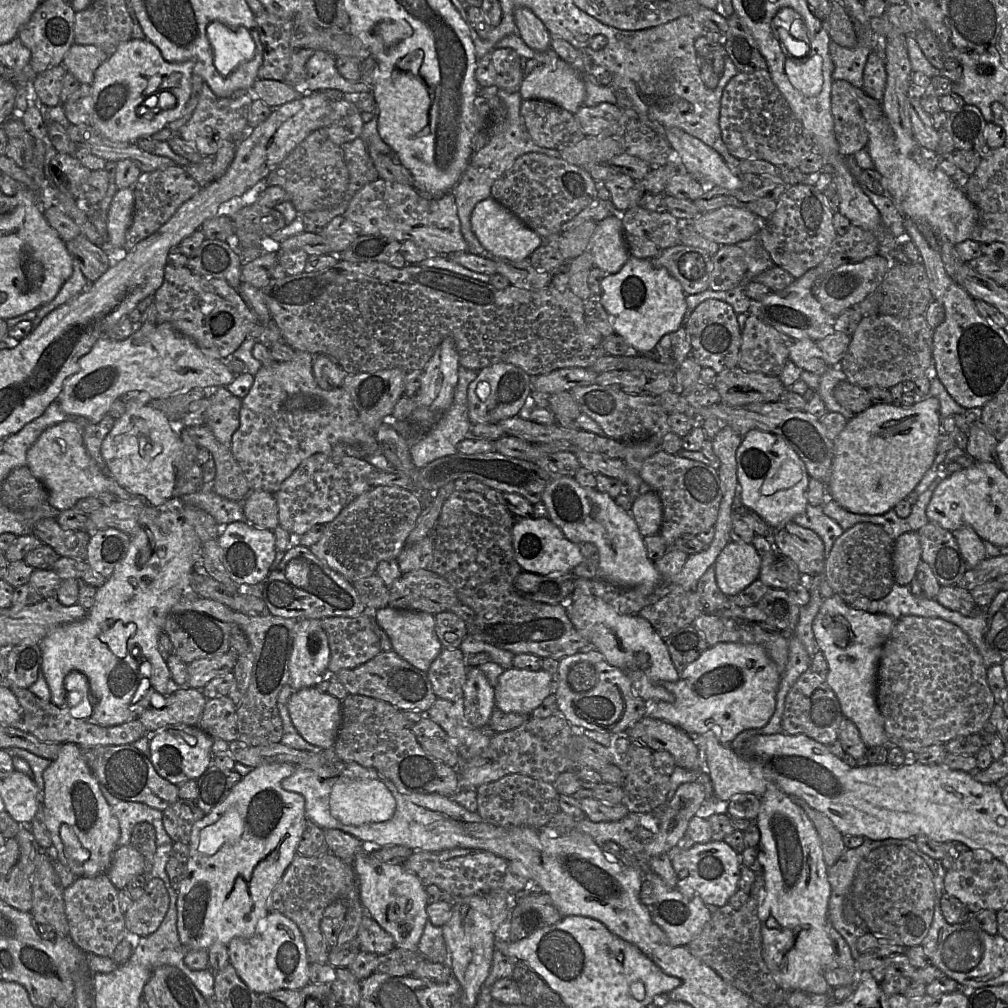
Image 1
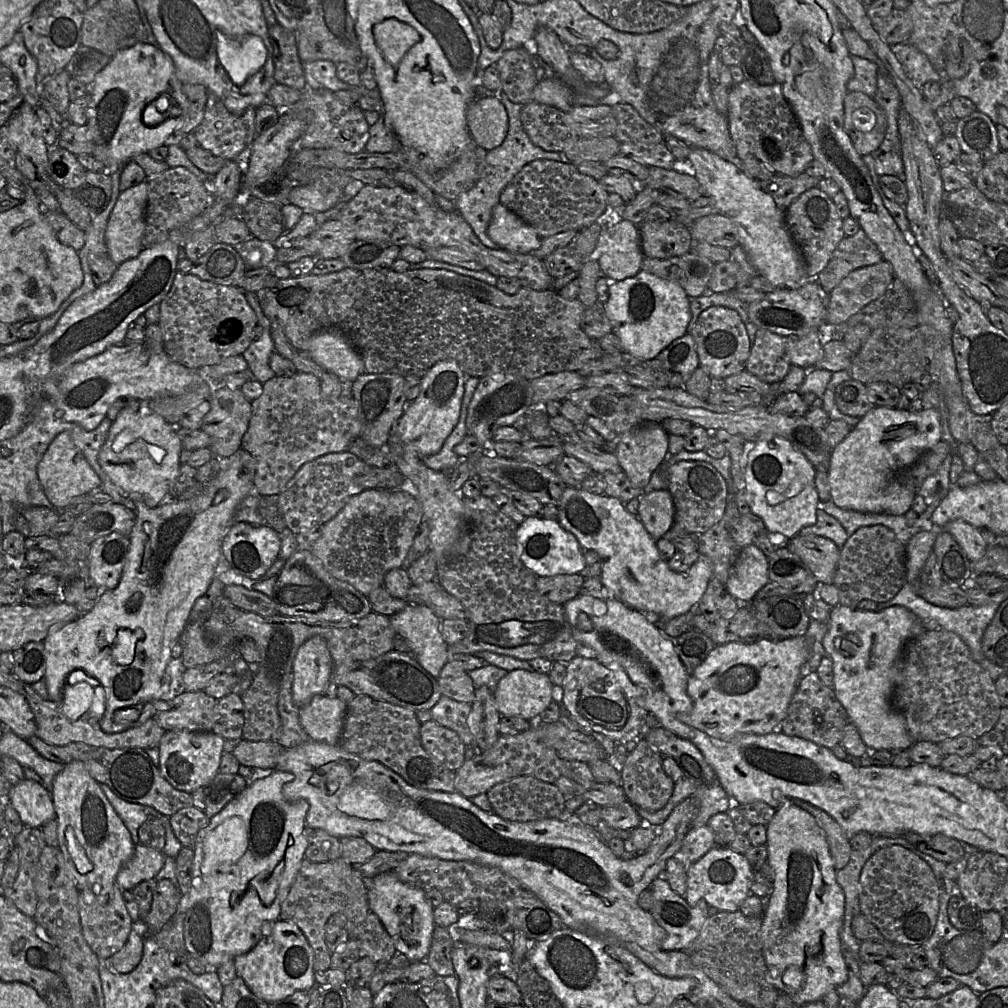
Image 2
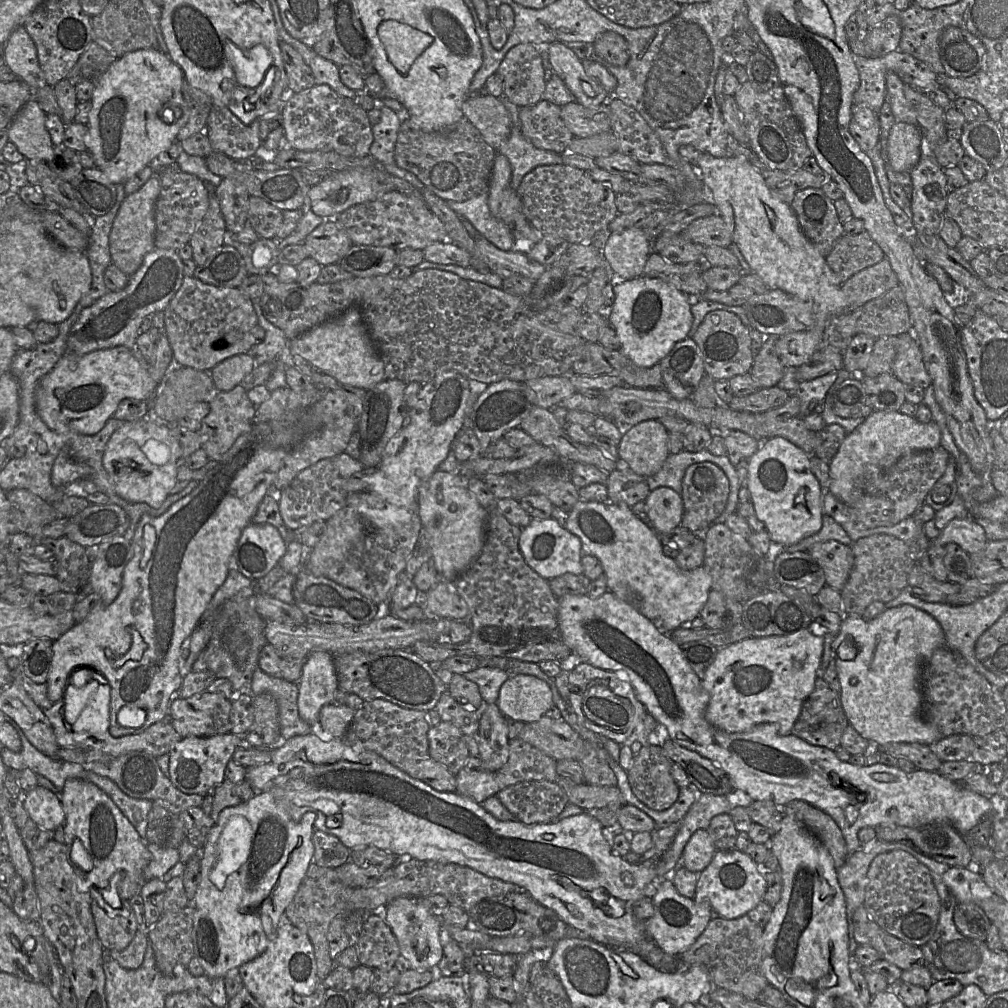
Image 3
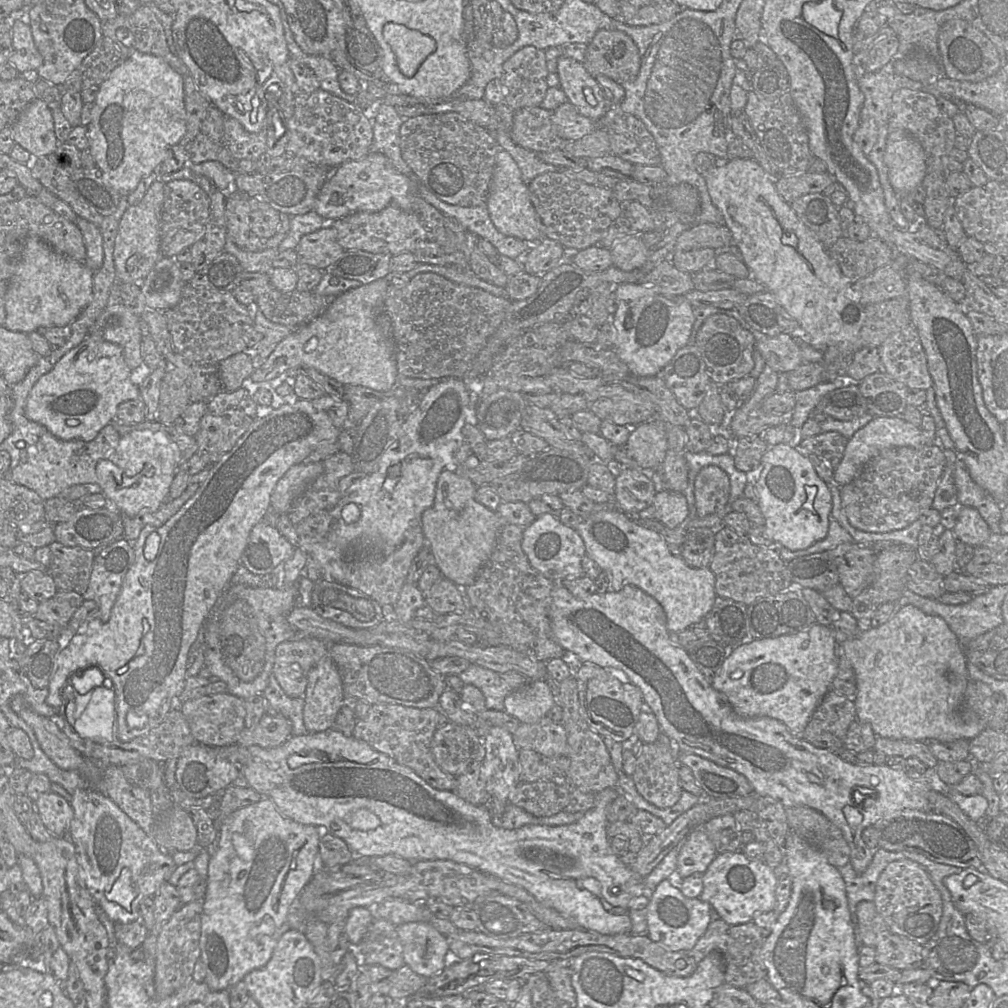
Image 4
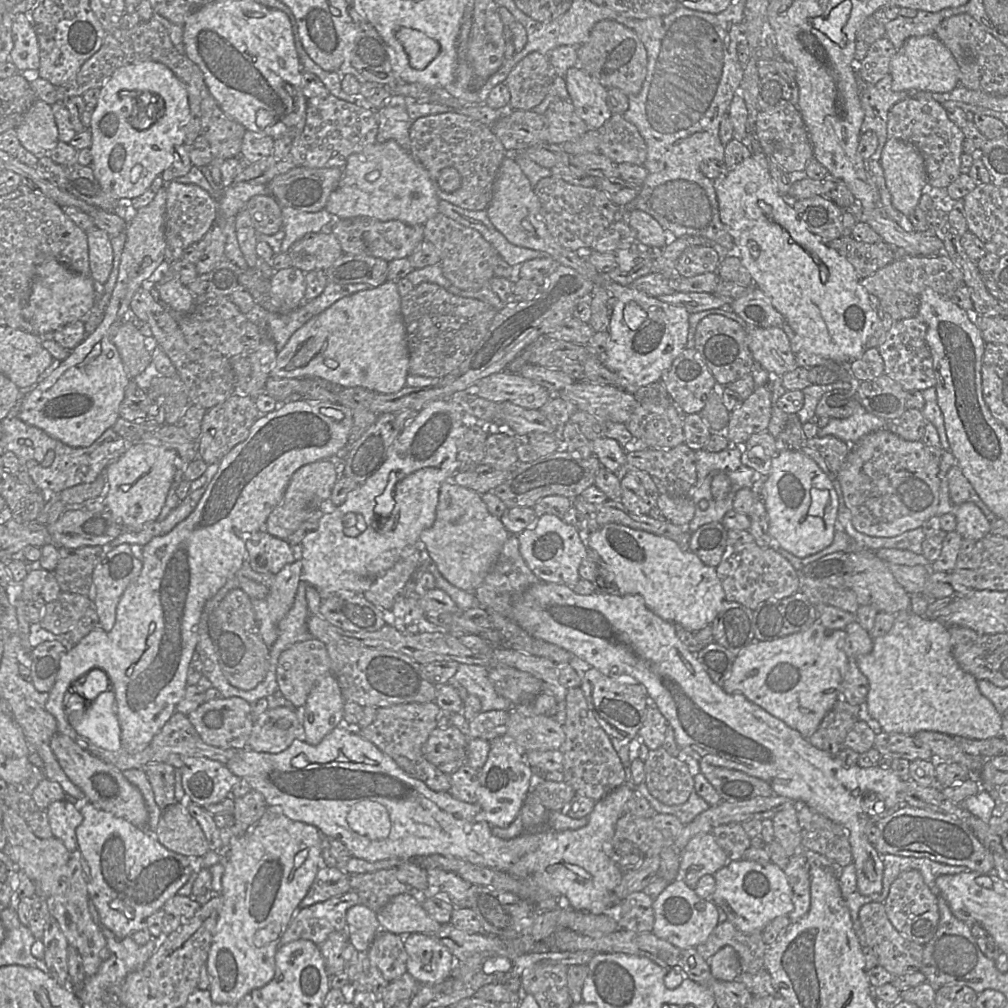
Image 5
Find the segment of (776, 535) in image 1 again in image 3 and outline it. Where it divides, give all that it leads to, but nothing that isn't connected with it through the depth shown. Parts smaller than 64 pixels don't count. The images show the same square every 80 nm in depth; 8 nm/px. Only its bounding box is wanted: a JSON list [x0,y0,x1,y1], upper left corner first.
[807,540,853,592]

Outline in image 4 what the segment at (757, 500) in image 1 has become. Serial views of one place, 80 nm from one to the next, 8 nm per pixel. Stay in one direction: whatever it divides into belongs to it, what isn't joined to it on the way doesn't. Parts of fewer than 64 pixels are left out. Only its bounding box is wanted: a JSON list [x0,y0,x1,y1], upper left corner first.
[755,443,832,551]

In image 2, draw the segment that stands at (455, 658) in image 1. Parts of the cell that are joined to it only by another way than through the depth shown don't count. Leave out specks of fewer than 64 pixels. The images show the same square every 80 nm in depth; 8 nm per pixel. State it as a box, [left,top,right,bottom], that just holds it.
[437,660,477,703]

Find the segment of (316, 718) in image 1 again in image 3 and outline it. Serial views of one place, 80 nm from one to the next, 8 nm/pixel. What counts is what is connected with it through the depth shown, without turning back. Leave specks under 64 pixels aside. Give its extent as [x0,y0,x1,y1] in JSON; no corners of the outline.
[317,703,355,738]

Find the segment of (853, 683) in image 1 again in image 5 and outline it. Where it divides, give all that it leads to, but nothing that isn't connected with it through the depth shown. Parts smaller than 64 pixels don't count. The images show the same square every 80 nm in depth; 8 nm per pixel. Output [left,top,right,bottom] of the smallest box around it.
[855,611,1002,740]

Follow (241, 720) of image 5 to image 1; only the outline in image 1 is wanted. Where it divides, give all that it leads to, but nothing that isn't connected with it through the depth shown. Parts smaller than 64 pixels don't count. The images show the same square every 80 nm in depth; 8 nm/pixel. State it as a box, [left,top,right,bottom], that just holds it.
[136,687,208,733]

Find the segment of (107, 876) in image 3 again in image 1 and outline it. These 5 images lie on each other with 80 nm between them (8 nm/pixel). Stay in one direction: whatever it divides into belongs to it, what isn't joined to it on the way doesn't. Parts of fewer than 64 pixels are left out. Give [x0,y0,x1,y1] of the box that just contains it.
[42,742,120,878]

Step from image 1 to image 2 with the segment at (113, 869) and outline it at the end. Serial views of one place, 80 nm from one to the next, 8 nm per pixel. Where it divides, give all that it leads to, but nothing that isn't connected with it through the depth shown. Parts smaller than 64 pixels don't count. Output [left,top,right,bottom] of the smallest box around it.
[116,843,166,889]

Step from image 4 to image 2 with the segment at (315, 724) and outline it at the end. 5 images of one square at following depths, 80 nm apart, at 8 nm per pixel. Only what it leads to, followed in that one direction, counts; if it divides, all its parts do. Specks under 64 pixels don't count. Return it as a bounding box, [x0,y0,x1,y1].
[293,636,333,708]

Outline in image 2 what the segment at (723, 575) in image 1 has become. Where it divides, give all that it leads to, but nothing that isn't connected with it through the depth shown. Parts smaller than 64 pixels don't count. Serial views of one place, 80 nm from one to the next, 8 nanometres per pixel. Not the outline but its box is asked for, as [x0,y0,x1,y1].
[726,544,768,603]

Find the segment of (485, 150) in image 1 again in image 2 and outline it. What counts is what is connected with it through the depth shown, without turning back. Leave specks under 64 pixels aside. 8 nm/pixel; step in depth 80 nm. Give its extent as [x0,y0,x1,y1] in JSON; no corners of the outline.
[454,91,564,249]

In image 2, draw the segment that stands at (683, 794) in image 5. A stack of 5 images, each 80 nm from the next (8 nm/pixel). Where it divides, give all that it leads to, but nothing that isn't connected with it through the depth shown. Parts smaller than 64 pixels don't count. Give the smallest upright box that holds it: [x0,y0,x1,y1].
[621,739,674,811]

